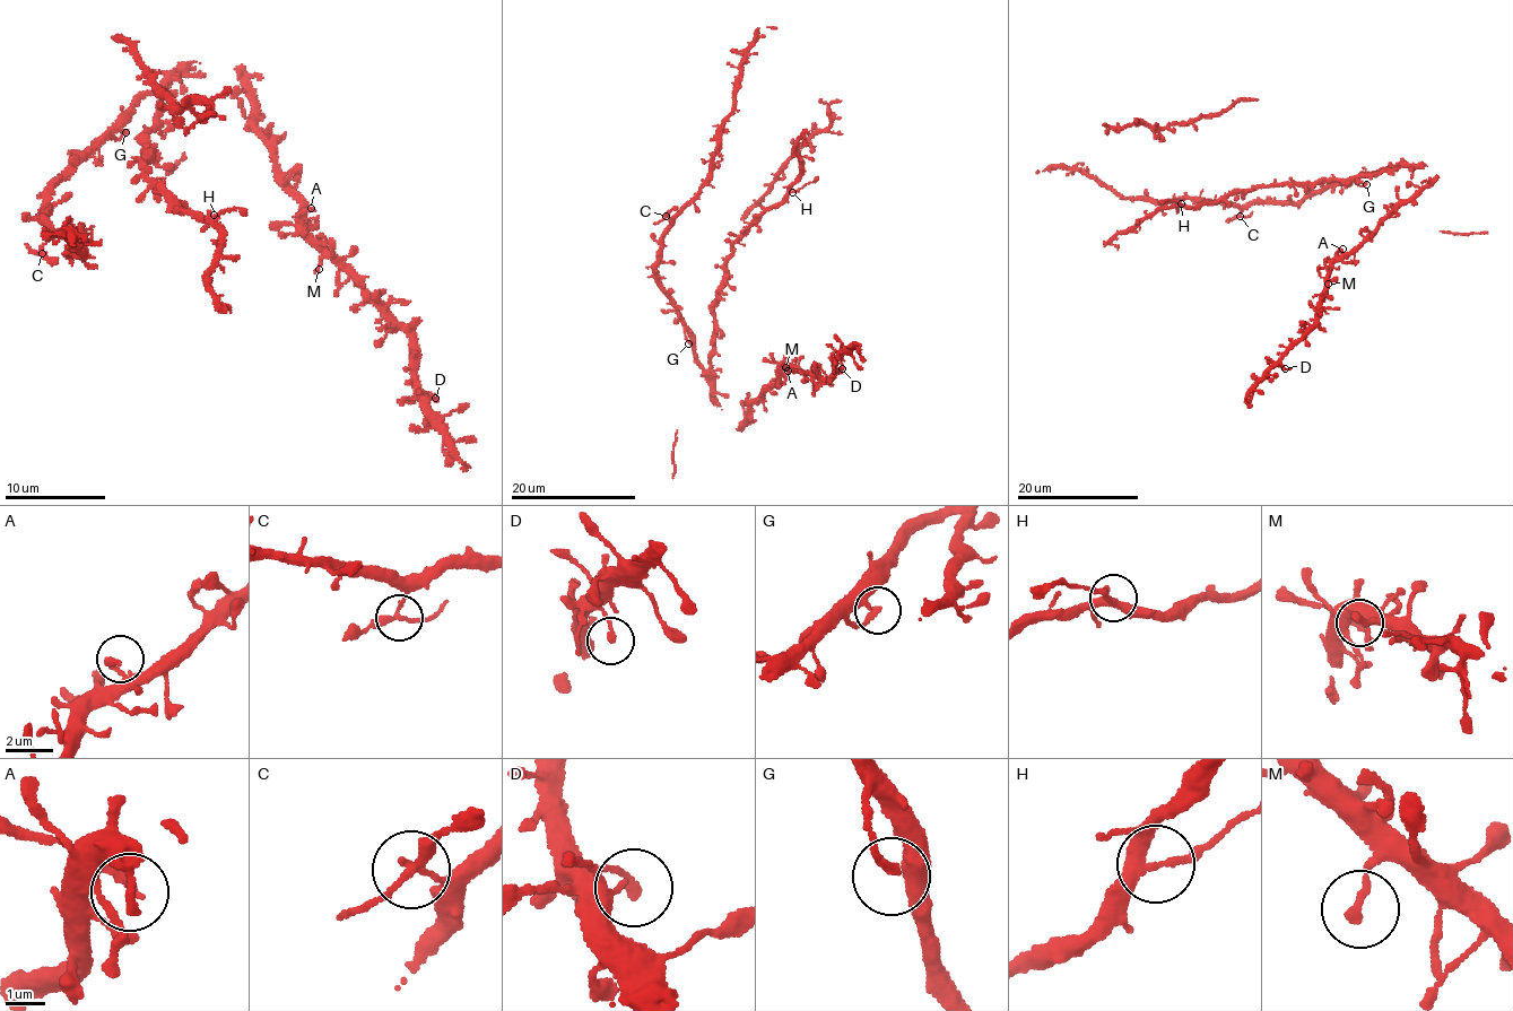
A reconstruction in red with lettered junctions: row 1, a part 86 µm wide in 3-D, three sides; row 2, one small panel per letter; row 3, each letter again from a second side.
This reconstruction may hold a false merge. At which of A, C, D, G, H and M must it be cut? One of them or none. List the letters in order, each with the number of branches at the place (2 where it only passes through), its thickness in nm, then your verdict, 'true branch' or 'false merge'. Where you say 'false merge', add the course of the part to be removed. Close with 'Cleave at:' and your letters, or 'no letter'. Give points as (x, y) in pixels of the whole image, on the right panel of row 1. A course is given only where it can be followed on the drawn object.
A: branches 1; calibre 280 nm; true branch
C: branches 3; calibre 200 nm; true branch
D: branches 1; calibre 240 nm; true branch
G: branches 1; calibre 240 nm; true branch
H: branches 3; calibre 280 nm; true branch
M: branches 1; calibre 260 nm; true branch
Cleave at: no letter

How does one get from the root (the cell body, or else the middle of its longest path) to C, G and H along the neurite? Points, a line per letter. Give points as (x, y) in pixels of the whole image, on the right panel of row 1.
C: (1392, 170), (1361, 172), (1311, 192), (1297, 202), (1252, 202), (1240, 217)
G: (1392, 170), (1363, 172), (1355, 181), (1359, 186), (1366, 184)
H: (1392, 170), (1348, 180), (1257, 185), (1232, 191), (1217, 201), (1187, 207), (1181, 203)

